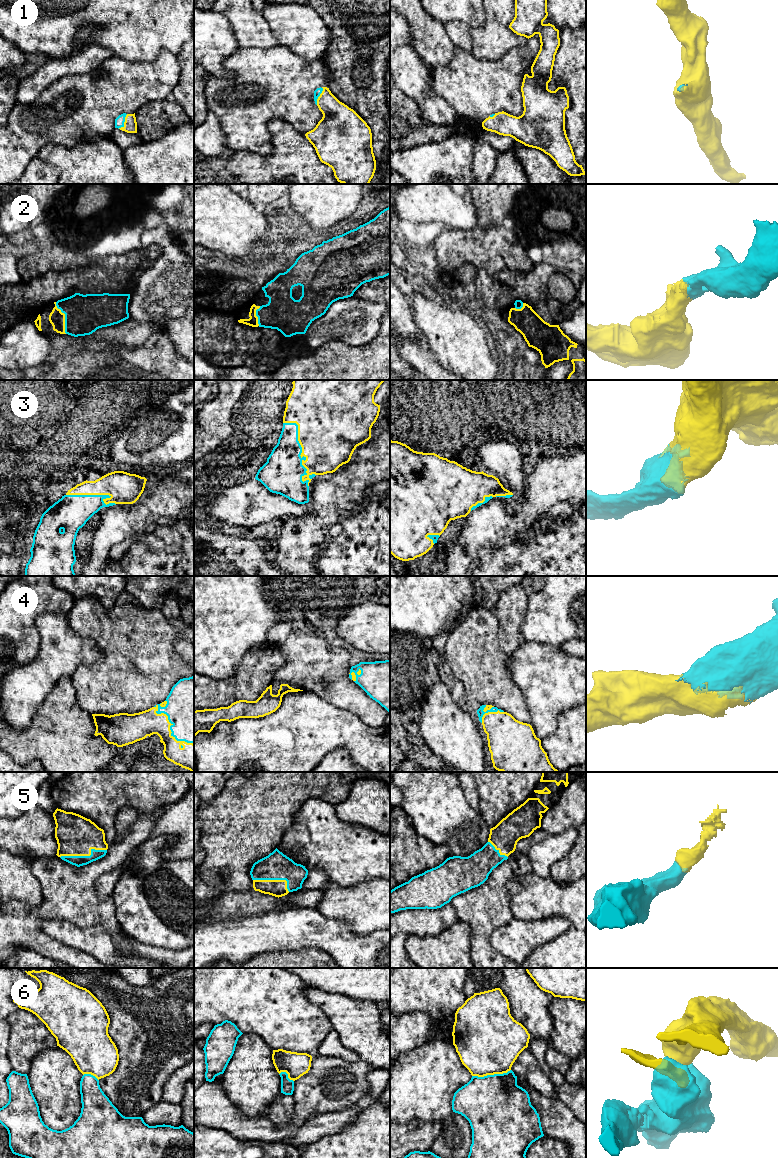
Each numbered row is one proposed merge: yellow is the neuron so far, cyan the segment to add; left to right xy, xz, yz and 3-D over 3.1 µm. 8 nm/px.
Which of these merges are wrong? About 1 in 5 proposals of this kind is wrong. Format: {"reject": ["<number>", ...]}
{"reject": ["6"]}

